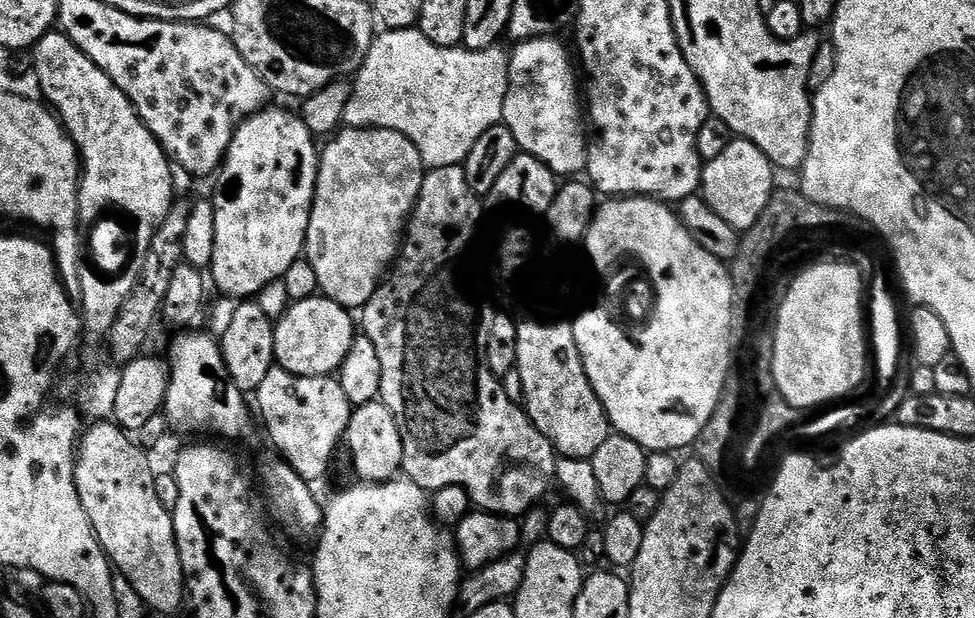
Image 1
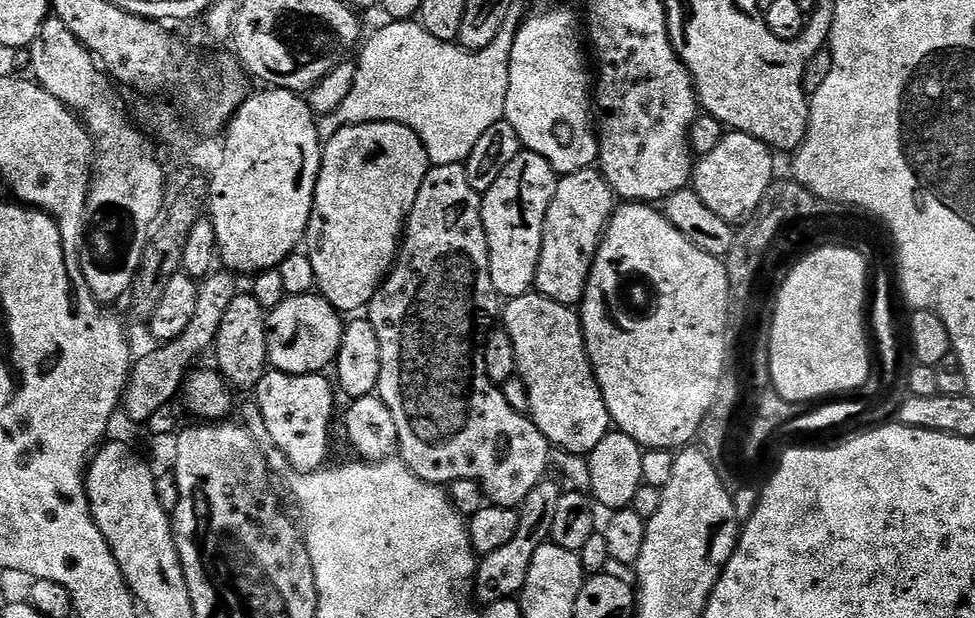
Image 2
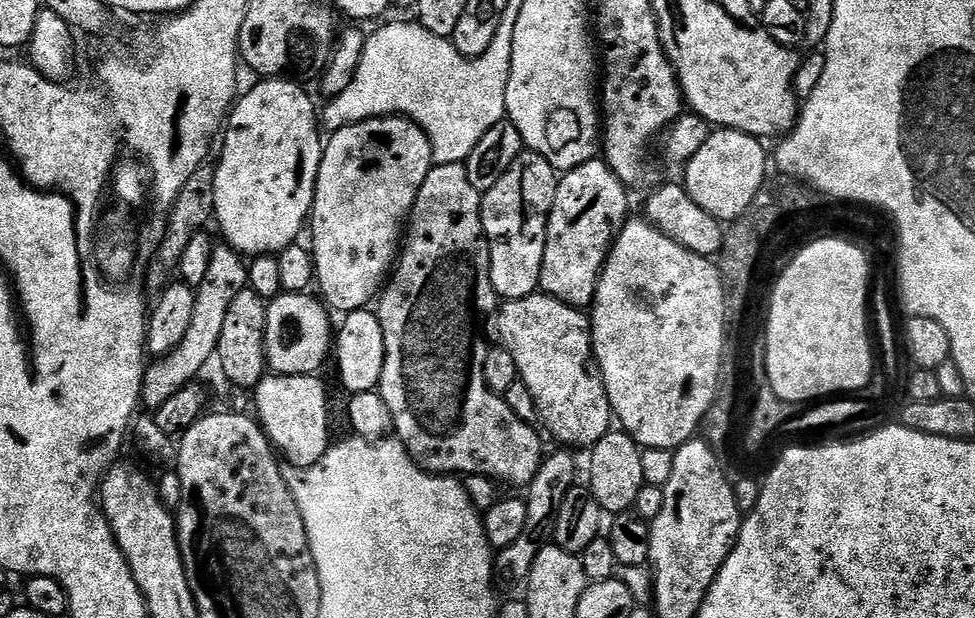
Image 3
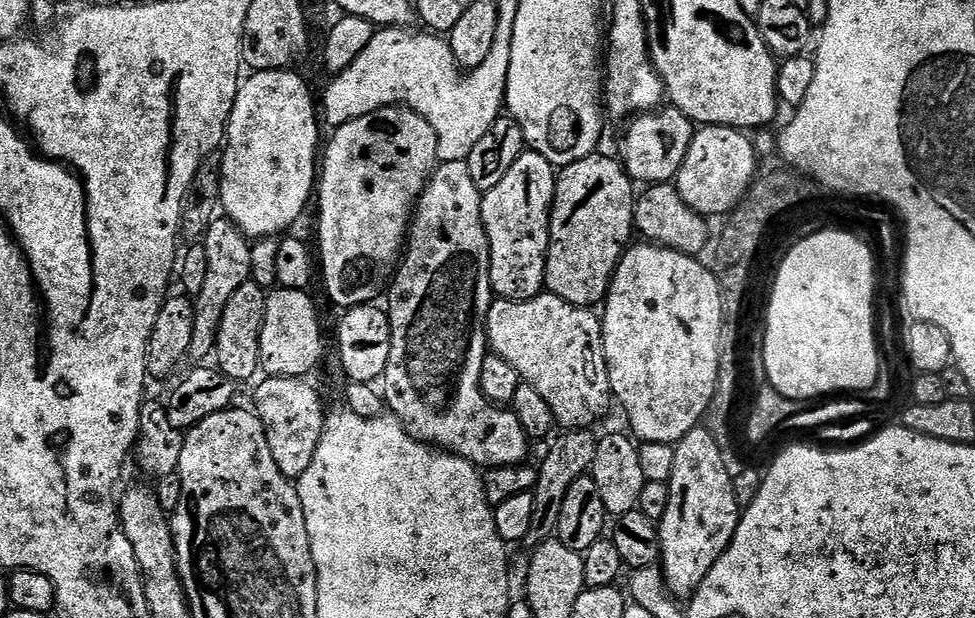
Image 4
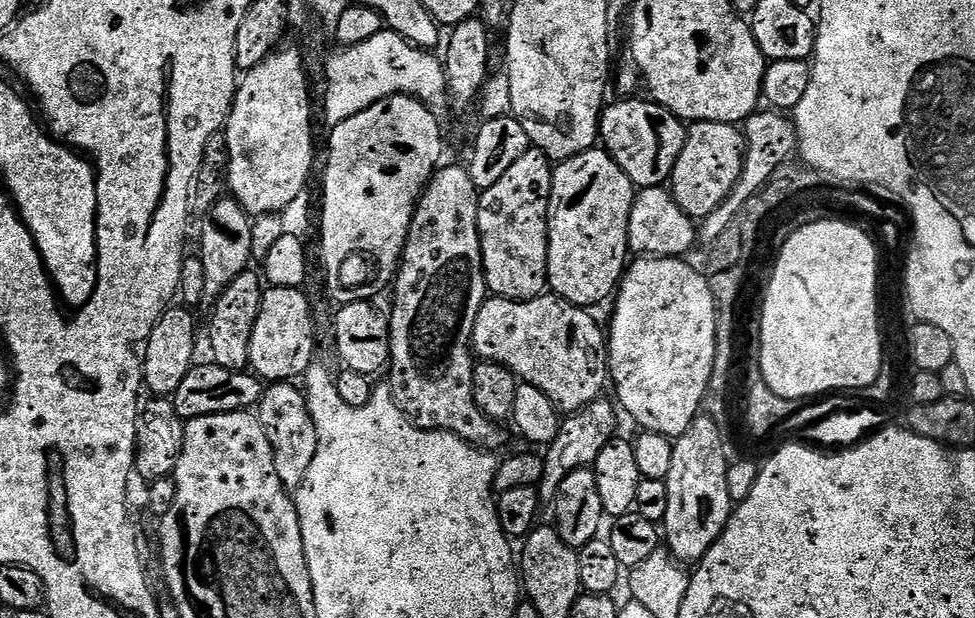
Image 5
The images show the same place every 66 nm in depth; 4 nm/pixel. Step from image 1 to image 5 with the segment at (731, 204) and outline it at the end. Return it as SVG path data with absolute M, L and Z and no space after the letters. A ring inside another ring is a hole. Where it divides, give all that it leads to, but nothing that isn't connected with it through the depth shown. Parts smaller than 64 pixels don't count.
M705 120L693 123L688 128L686 146L682 146L682 154L678 154L678 162L672 171L672 197L691 220L703 222L711 212L718 210L718 206L722 206L738 182L743 165L744 137L737 125Z

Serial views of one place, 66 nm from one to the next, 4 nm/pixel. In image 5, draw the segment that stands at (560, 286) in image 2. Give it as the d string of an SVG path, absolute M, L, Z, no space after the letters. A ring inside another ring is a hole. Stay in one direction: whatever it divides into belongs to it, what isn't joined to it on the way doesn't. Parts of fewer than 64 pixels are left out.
M603 147L588 148L582 154L578 154L569 160L561 160L552 170L552 189L548 199L548 288L557 296L561 296L566 302L570 302L579 308L595 309L595 304L603 300L611 301L615 297L620 281L624 279L624 273L630 263L628 251L628 227L630 226L630 206L634 202L637 189L630 182L628 175L620 169L618 162Z

